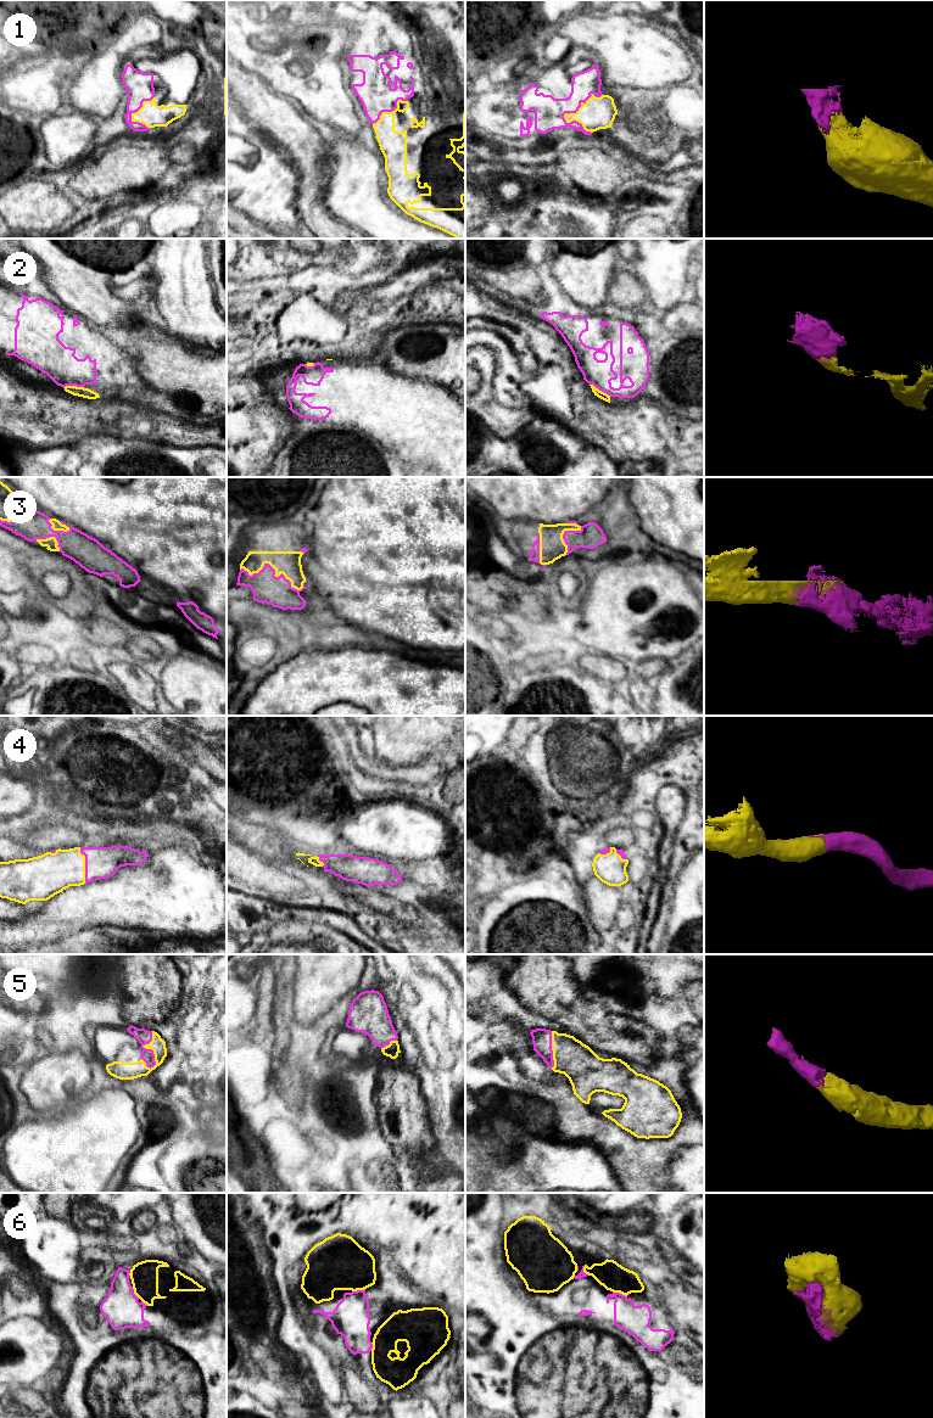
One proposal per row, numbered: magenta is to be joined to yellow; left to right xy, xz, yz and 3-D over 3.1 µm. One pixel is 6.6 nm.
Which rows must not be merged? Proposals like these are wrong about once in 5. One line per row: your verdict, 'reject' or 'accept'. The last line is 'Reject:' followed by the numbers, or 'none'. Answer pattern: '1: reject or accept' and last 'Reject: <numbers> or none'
1: accept
2: accept
3: accept
4: accept
5: accept
6: accept
Reject: none

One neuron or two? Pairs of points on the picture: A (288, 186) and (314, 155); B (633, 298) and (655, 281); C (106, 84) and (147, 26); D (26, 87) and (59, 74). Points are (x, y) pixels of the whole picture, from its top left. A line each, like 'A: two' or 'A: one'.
A: two
B: two
C: one
D: one

